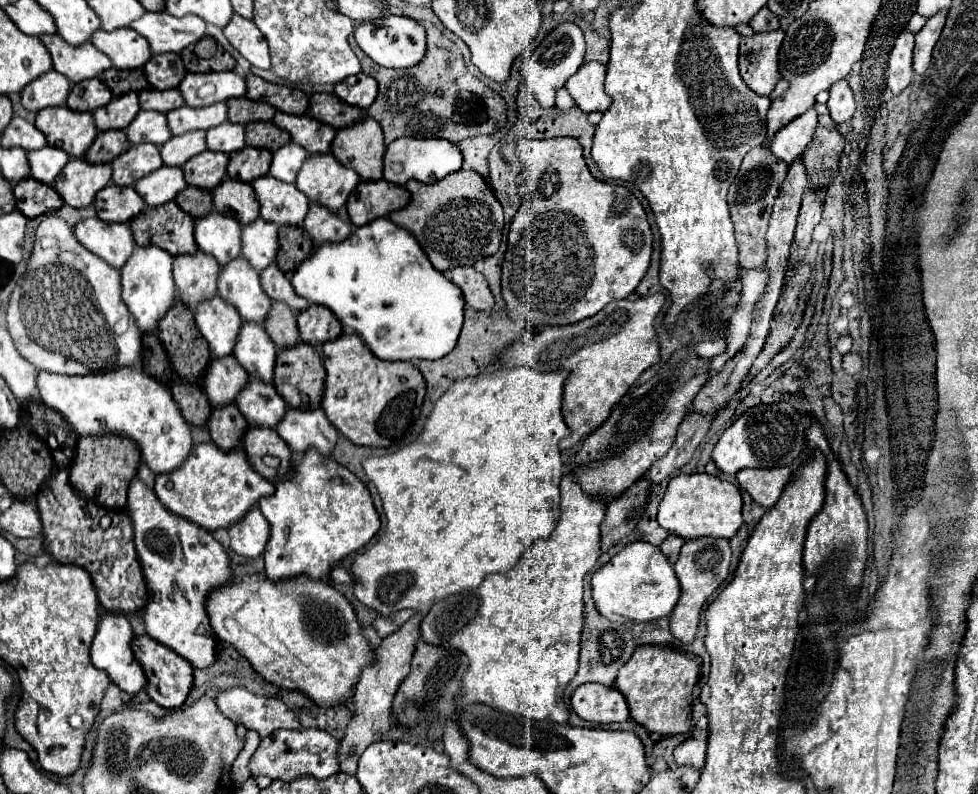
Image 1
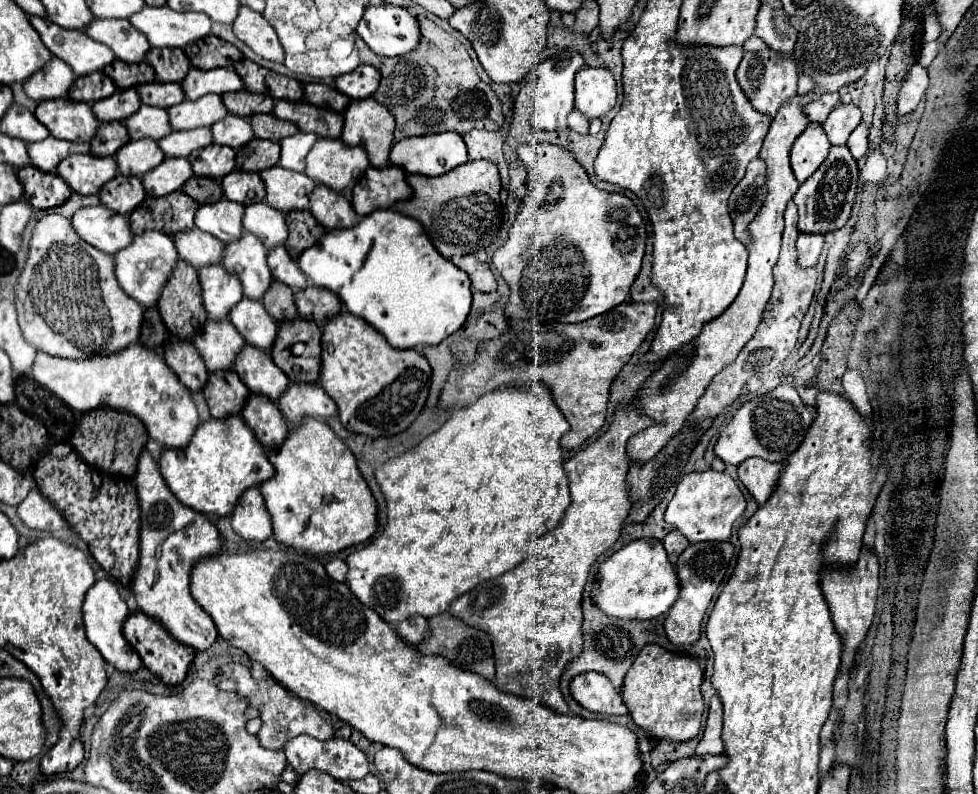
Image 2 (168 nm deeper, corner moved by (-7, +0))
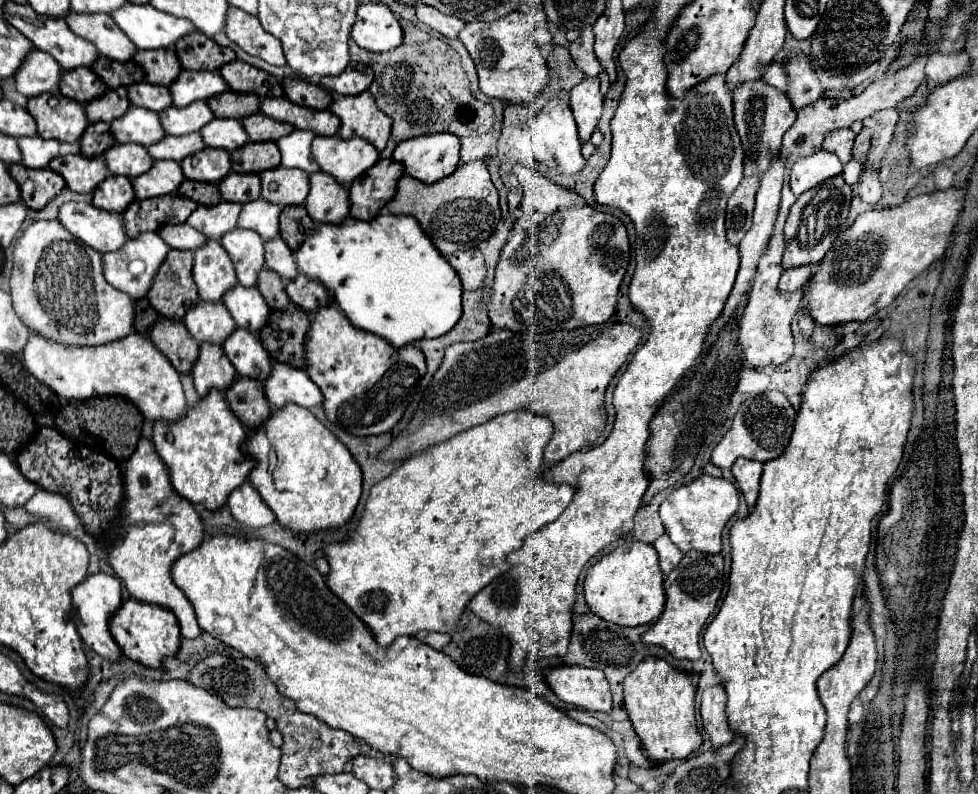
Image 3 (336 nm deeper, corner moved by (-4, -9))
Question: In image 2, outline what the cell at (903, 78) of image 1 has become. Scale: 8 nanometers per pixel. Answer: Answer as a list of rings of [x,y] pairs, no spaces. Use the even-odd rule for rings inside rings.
[[[914,63],[908,69],[906,79],[902,81],[902,87],[898,93],[898,115],[912,113],[918,107],[926,87],[928,87],[928,73],[920,63]]]

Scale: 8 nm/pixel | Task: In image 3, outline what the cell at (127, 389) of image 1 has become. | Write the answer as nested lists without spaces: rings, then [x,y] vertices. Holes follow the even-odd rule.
[[[31,332],[21,360],[39,382],[47,384],[63,400],[119,394],[129,398],[147,420],[161,418],[167,422],[175,422],[187,412],[179,372],[147,334],[131,332],[127,338],[103,346],[67,346]]]

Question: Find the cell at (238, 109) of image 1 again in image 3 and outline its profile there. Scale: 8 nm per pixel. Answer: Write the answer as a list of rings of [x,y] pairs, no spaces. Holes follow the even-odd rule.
[[[227,90],[225,94],[217,94],[215,98],[207,100],[209,108],[219,118],[235,118],[243,120],[245,116],[251,116],[259,112],[259,96],[257,94],[239,94],[233,90]]]

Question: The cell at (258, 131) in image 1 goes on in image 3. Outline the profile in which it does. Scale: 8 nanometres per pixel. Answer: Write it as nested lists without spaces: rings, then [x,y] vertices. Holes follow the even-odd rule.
[[[261,112],[251,114],[251,116],[243,118],[241,122],[243,122],[245,132],[249,134],[249,140],[253,140],[253,142],[267,142],[267,140],[269,142],[277,142],[279,138],[283,138],[283,136],[293,132],[291,124],[271,120],[267,116],[263,116]]]

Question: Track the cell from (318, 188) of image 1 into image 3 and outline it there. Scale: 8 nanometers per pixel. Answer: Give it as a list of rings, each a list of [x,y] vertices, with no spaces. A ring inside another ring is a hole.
[[[315,136],[311,152],[321,170],[333,174],[341,184],[351,184],[357,176],[361,176],[367,168],[371,168],[379,160],[379,150],[375,150],[375,146],[371,146],[371,142],[367,142],[365,138],[343,140],[339,136]]]

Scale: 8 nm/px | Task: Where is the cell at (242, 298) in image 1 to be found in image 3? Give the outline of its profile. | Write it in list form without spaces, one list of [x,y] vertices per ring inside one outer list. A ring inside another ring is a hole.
[[[235,228],[221,238],[221,244],[235,264],[239,284],[255,286],[257,276],[265,266],[265,250],[259,234],[255,234],[255,230]]]

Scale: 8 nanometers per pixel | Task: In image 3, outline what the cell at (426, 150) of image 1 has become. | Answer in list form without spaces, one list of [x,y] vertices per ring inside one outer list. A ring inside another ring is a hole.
[[[425,134],[399,142],[393,160],[405,166],[405,172],[425,184],[447,178],[459,166],[459,138],[455,134]]]

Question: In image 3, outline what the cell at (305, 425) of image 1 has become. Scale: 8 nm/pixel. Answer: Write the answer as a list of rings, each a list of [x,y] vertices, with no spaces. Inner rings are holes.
[[[271,362],[271,374],[263,382],[265,396],[271,408],[281,408],[287,402],[295,402],[303,408],[313,408],[323,402],[323,394],[305,370],[283,366],[281,362]]]

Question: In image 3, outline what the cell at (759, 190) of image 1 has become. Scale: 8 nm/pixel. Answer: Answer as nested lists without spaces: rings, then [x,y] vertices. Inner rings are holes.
[[[749,176],[743,178],[733,196],[727,202],[727,216],[725,216],[725,228],[727,228],[727,240],[731,244],[739,244],[741,238],[751,228],[753,208],[755,208],[755,194],[759,188],[759,178]]]

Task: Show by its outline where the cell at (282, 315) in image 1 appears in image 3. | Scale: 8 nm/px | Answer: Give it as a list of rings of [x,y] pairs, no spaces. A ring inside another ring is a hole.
[[[261,270],[257,288],[267,300],[271,310],[285,310],[289,306],[289,298],[285,292],[285,282],[273,270]]]

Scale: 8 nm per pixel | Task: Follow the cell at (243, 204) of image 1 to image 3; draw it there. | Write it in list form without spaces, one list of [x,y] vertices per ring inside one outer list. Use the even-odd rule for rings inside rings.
[[[229,172],[227,178],[219,182],[219,190],[223,200],[227,202],[251,202],[261,196],[261,182],[257,174],[237,174]]]

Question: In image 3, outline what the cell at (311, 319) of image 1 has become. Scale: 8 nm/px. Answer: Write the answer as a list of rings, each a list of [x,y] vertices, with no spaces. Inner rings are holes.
[[[299,274],[297,278],[293,278],[287,284],[287,294],[305,312],[313,312],[319,306],[327,306],[327,304],[333,302],[329,290],[319,282],[311,280],[311,278],[305,278],[305,274]]]

